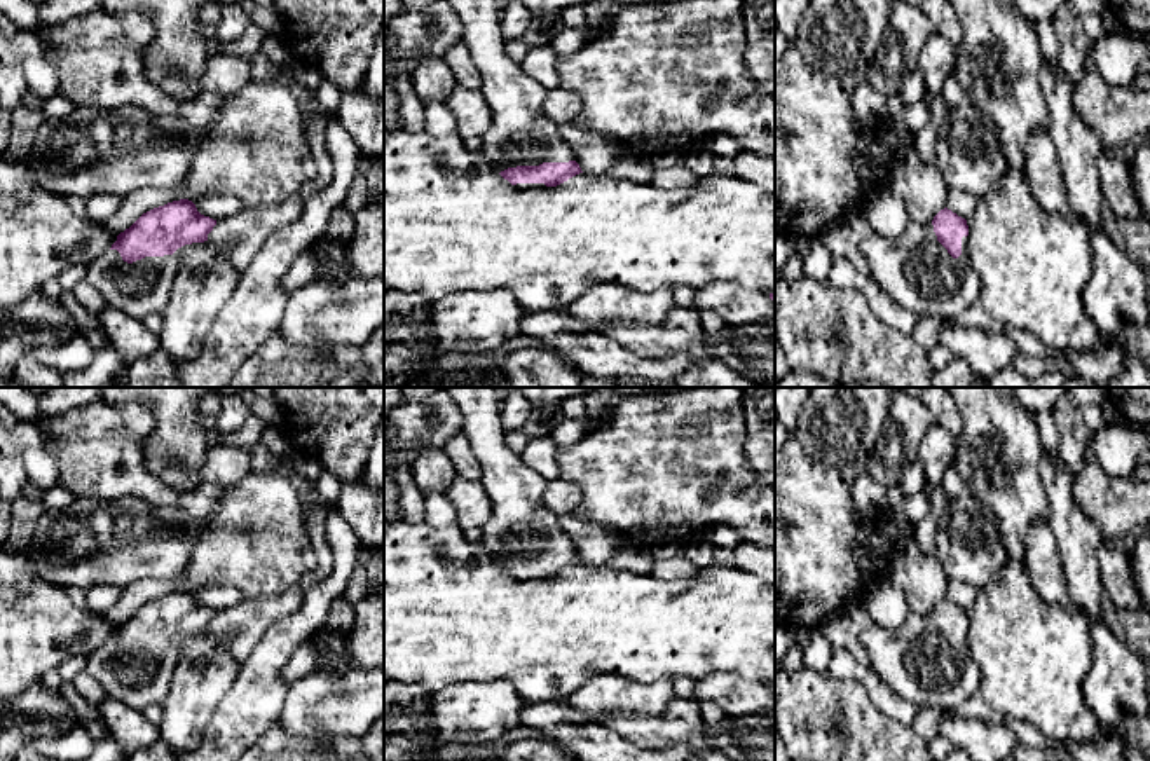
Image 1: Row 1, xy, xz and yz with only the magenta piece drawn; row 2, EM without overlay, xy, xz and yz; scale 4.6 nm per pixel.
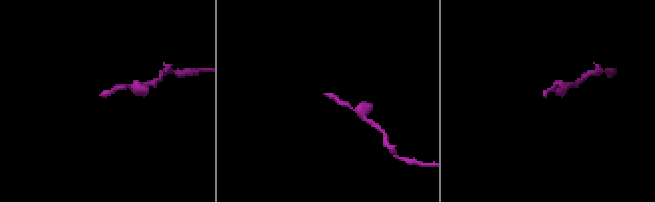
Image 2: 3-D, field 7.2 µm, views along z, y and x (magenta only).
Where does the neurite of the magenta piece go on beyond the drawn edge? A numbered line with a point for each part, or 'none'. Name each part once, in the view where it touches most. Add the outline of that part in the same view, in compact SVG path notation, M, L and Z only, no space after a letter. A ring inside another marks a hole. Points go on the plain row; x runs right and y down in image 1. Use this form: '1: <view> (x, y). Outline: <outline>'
1: xz (520, 526). Outline: M445 387L457 403L464 419L462 433L468 436L476 459L482 464L482 485L492 503L492 517L482 527L483 548L497 564L517 557L539 557L543 553L574 552L572 541L560 529L558 517L543 503L546 480L529 470L520 456L504 443L501 422L501 398L497 387Z

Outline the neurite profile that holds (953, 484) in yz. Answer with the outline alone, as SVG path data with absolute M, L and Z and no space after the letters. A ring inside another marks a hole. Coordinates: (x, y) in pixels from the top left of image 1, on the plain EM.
M955 463L946 470L939 485L942 487L946 499L958 499L970 494L969 483L958 473Z

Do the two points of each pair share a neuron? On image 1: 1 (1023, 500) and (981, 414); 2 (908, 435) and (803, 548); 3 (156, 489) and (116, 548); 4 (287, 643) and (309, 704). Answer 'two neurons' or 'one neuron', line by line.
1: one neuron
2: two neurons
3: two neurons
4: two neurons

